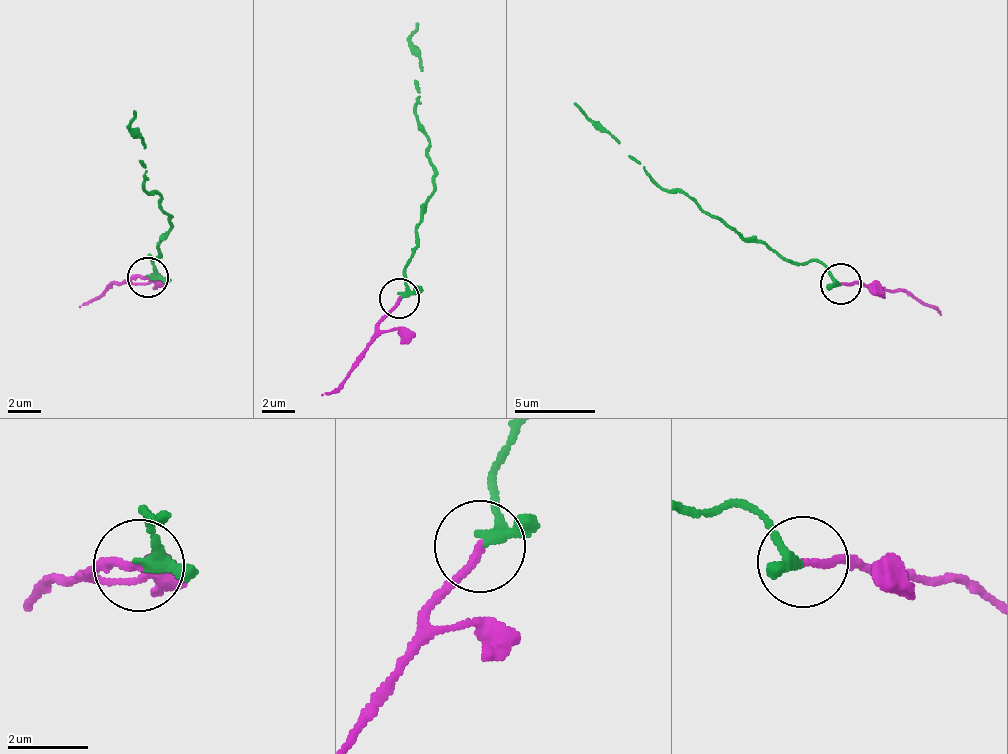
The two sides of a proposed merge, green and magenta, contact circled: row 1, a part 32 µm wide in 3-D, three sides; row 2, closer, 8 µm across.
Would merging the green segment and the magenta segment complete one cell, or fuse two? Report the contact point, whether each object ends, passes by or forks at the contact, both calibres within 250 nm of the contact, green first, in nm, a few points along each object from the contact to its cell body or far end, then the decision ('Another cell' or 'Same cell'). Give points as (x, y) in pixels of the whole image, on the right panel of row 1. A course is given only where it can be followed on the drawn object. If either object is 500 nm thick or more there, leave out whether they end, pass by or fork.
Place: (840, 283). At the ring green passes by. At the ring magenta ends. Thickness 260 nm (green) against 200 nm. Course of green: (841, 282), (821, 262), (792, 262), (710, 219), (687, 194), (659, 185), (575, 104). Course of magenta: (841, 282), (867, 289), (904, 289), (939, 315). Same cell

